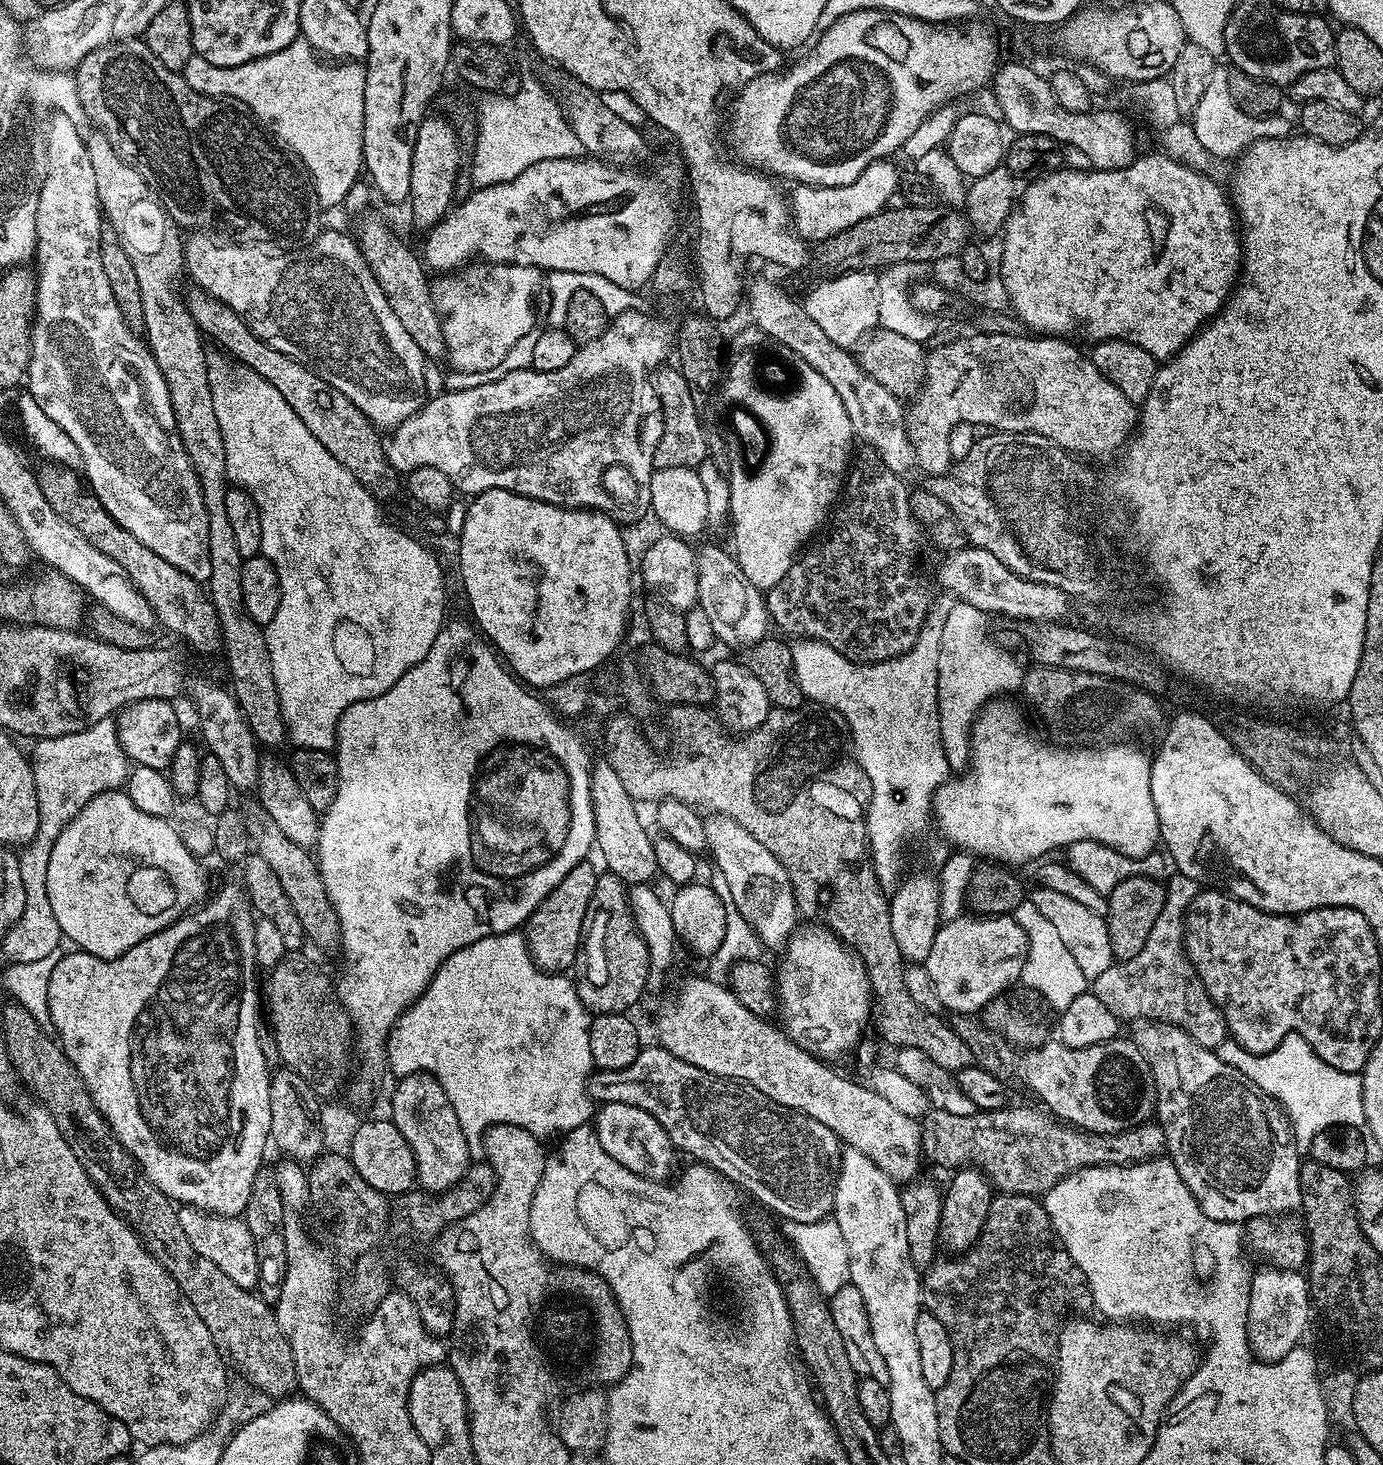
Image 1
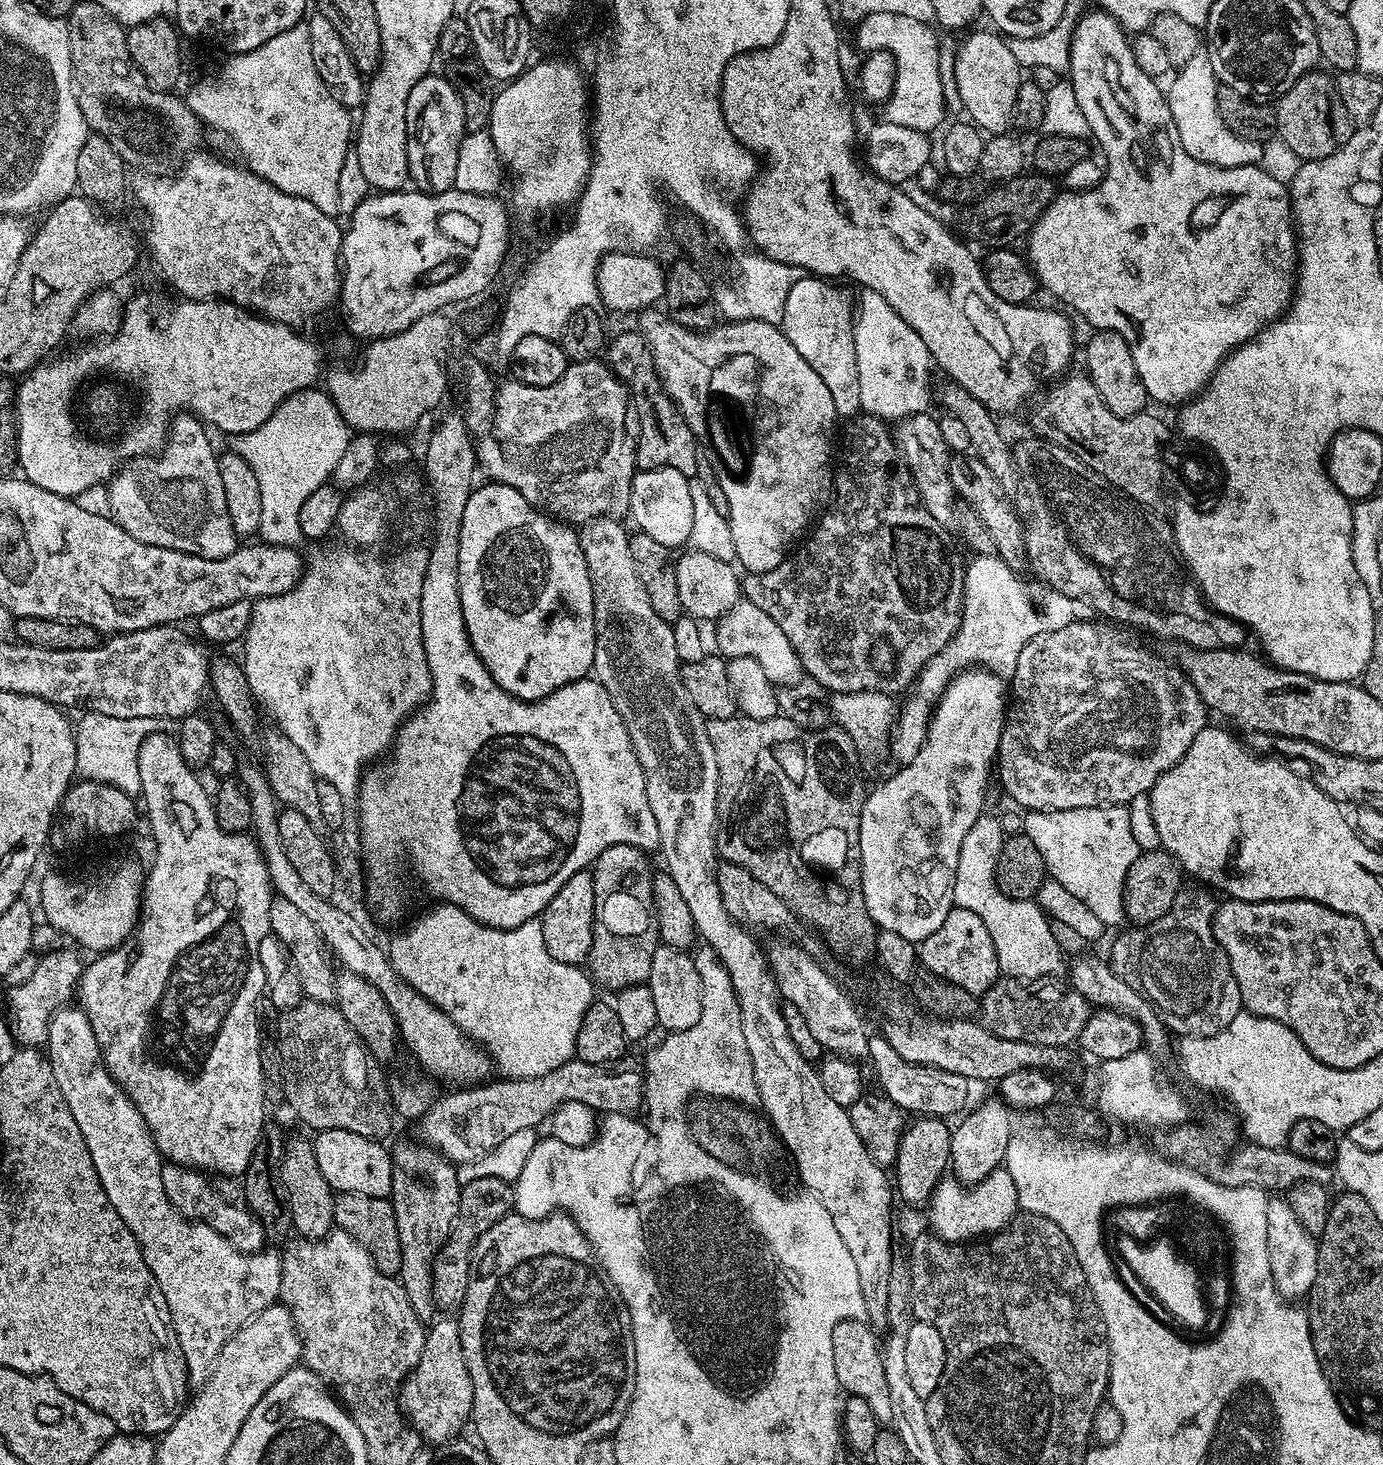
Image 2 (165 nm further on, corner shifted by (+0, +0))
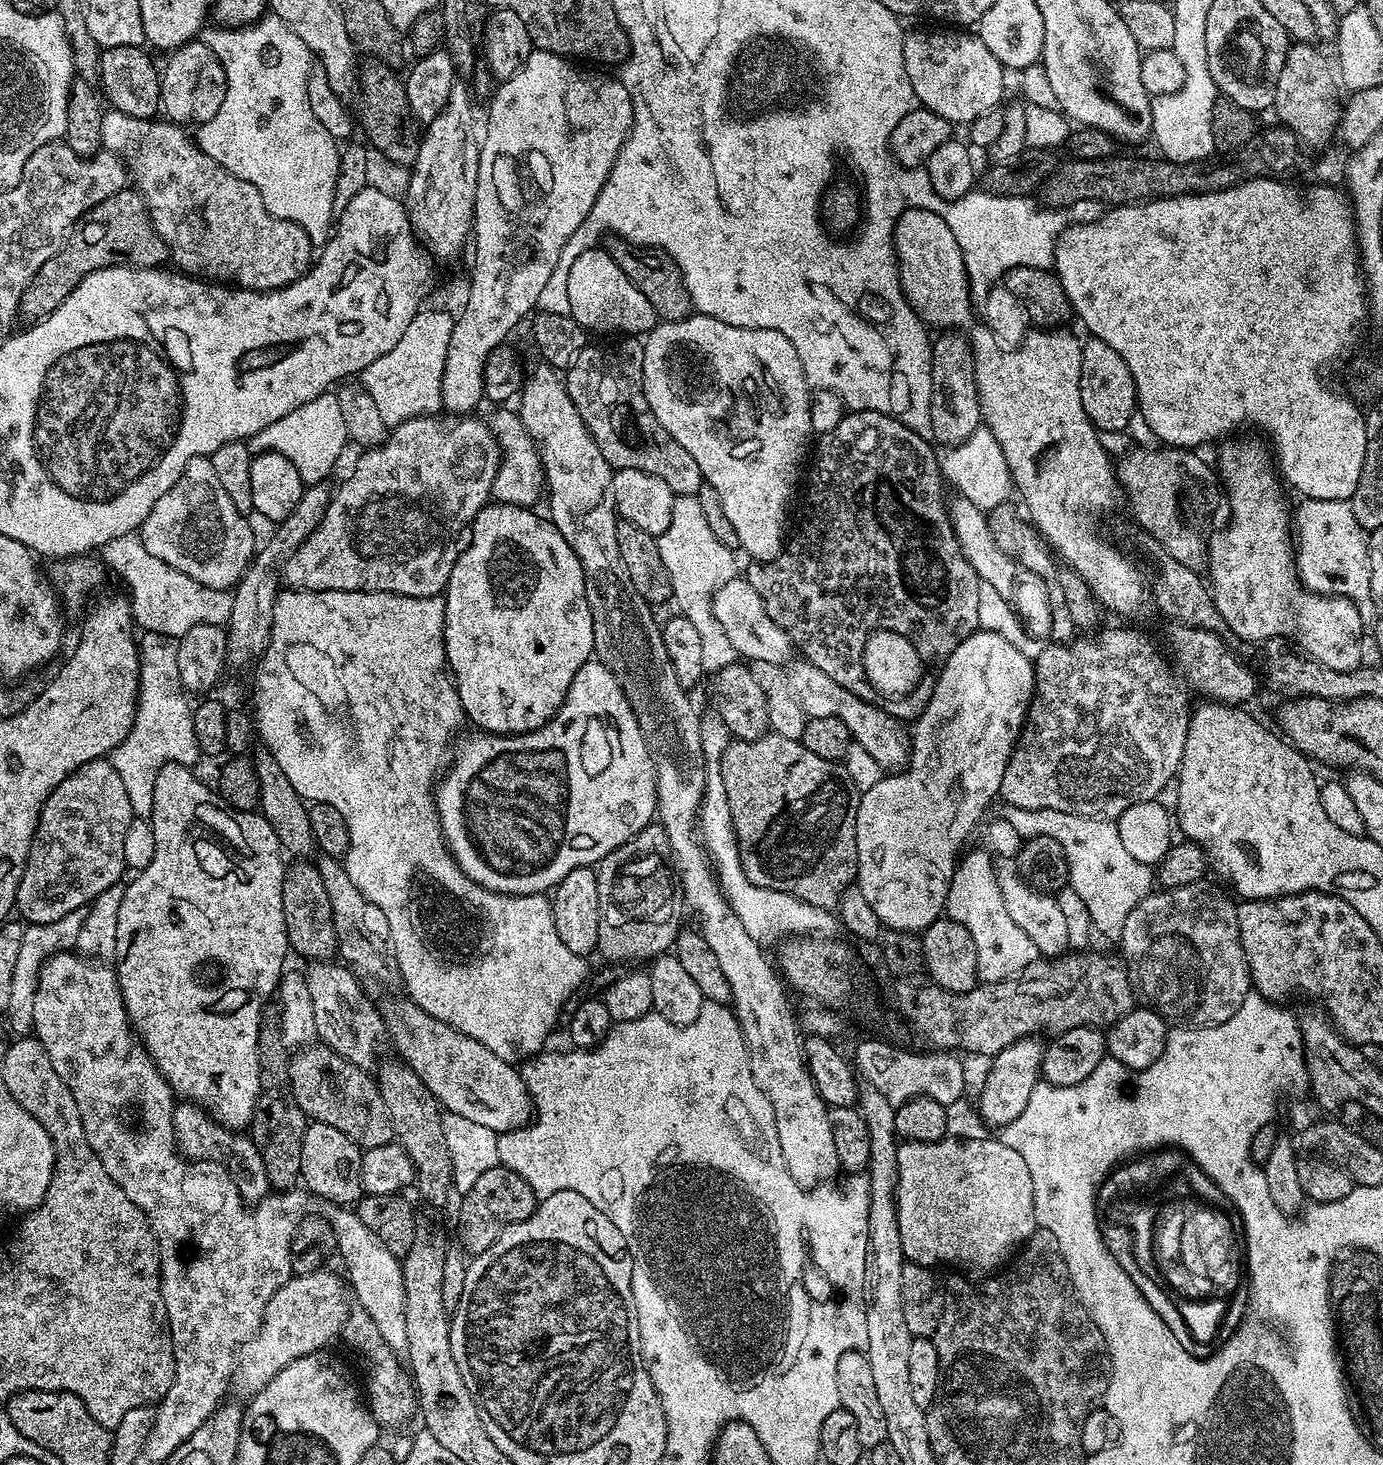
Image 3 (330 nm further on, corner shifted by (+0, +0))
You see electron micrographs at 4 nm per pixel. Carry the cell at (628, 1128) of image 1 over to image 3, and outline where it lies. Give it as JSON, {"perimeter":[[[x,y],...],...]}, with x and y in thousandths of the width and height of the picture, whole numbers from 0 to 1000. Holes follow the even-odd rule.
{"perimeter":[[[296,681],[287,685],[277,686],[278,701],[286,712],[289,723],[296,726],[314,747],[319,757],[334,761],[343,767],[354,769],[359,774],[370,773],[384,765],[386,762],[385,748],[378,734],[357,717],[343,709],[326,702],[322,698],[308,692]]]}

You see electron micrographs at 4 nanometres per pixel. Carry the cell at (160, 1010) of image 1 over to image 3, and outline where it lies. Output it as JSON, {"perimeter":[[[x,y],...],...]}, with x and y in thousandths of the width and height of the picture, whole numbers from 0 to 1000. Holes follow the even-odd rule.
{"perimeter":[[[119,522],[117,526],[114,526],[114,534],[111,534],[111,553],[108,558],[111,569],[111,586],[105,593],[95,598],[95,601],[92,601],[88,619],[85,620],[85,646],[82,660],[93,690],[93,696],[125,746],[131,752],[139,752],[145,754],[163,769],[176,771],[181,768],[185,752],[189,747],[187,730],[188,693],[191,691],[192,685],[197,682],[207,661],[205,655],[210,653],[204,621],[204,602],[207,587],[198,567],[195,567],[195,561],[192,561],[192,558],[189,557],[187,554],[172,554],[163,550],[158,543],[154,539],[153,541],[139,526],[138,524],[132,522]]]}

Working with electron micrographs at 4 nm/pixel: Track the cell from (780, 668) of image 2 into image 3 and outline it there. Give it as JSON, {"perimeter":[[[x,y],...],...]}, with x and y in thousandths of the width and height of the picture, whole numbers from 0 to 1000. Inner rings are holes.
{"perimeter":[[[578,449],[569,454],[571,471],[574,471],[574,476],[577,476],[577,482],[586,490],[606,490],[611,496],[618,507],[623,509],[635,520],[639,526],[651,526],[656,522],[658,515],[658,502],[654,495],[645,489],[638,483],[628,480],[623,476],[606,468],[599,460],[596,460],[591,455]]]}

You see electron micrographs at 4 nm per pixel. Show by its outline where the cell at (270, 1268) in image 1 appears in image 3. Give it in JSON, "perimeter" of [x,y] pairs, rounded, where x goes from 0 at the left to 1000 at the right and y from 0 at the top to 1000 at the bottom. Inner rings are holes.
{"perimeter":[[[191,747],[185,752],[181,776],[184,782],[188,784],[190,795],[192,796],[192,801],[197,812],[208,812],[218,808],[218,777],[223,767],[223,762],[214,754],[210,747]]]}

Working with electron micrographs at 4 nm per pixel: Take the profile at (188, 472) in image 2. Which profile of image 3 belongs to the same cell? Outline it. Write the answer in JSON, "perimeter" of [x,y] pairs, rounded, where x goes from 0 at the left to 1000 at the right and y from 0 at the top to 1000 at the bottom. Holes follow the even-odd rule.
{"perimeter":[[[141,311],[129,329],[111,343],[100,365],[111,381],[117,381],[117,384],[137,392],[137,395],[145,396],[146,400],[168,403],[174,398],[187,374],[179,354],[171,347],[169,343],[166,343],[161,329],[155,324],[153,313]]]}

